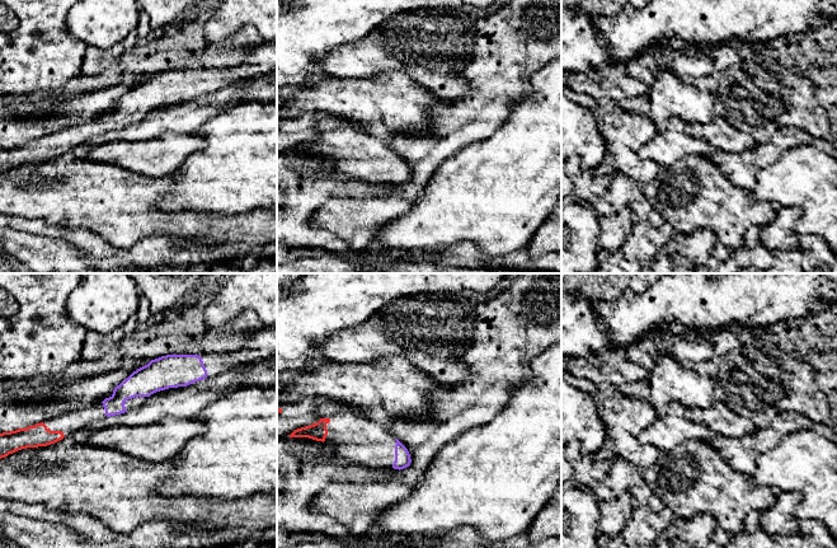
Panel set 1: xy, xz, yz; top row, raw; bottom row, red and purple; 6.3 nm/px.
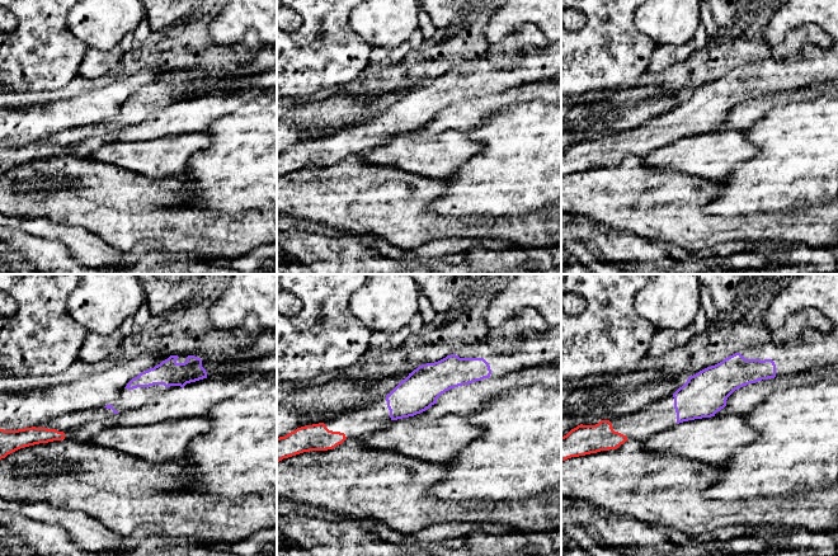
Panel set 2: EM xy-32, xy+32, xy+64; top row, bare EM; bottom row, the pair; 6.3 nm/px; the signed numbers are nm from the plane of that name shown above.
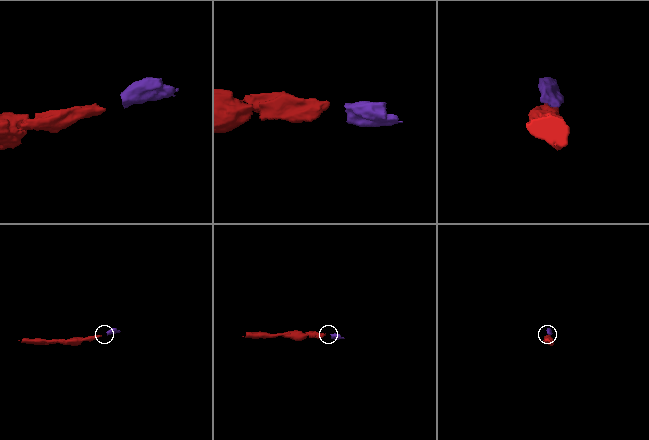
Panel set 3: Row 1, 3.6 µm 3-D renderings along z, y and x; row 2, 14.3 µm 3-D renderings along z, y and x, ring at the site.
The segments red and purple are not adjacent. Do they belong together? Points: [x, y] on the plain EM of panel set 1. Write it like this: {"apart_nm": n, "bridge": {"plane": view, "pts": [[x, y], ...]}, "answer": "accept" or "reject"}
{"apart_nm": 300, "bridge": {"plane": "xy", "pts": [[64, 150], [106, 130]]}, "answer": "accept"}

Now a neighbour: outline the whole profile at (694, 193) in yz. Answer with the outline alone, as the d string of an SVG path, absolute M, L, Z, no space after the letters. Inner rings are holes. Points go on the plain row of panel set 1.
M691 155L677 160L672 167L660 167L657 177L640 184L640 189L664 217L668 230L688 235L700 229L710 229L729 250L743 248L749 226L761 228L776 217L776 205L756 200L752 193L732 184L721 169L706 156Z

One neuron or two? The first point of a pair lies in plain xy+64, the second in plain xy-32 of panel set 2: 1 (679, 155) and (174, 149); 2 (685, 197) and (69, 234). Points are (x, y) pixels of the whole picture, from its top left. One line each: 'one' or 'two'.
1: one
2: two

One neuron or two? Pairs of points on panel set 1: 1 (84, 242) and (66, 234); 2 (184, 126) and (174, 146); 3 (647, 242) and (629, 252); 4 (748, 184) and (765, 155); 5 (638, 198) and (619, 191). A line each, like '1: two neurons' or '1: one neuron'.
1: one neuron
2: two neurons
3: one neuron
4: one neuron
5: one neuron

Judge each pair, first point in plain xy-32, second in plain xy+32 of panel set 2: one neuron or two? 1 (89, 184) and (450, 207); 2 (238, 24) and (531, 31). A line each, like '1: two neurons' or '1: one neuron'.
1: two neurons
2: two neurons

